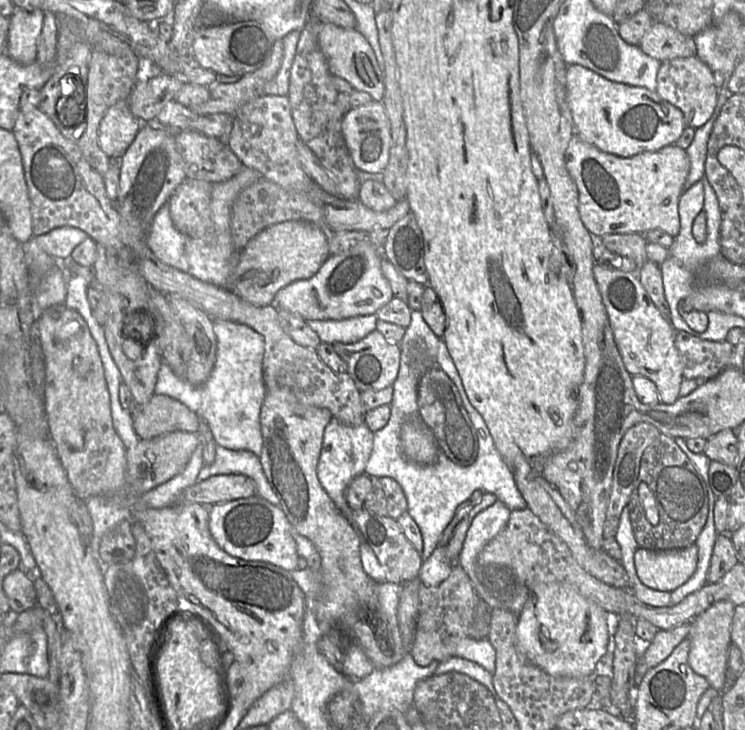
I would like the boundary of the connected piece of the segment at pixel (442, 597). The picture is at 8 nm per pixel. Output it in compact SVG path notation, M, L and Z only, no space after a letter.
M455 563L449 577L438 586L420 586L419 600L416 631L410 653L417 664L428 666L455 656L458 643L470 637L469 629L480 597L464 569Z

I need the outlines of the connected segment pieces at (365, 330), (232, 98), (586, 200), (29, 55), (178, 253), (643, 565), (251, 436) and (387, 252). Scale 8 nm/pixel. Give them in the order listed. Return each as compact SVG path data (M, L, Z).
M375 314L355 316L342 320L306 320L321 342L350 344L358 342L376 329Z
M276 40L268 62L259 70L243 76L236 83L216 82L208 87L209 100L193 108L198 115L234 115L244 104L261 96L265 84L277 74L283 58L283 41Z
M575 133L565 152L565 163L577 186L581 220L594 237L634 232L645 234L653 229L664 230L672 236L679 233L679 202L690 171L686 149L672 144L659 150L622 157L601 151Z
M14 8L10 16L6 53L16 62L28 65L36 61L45 13L41 9Z
M243 165L241 170L227 181L212 183L211 217L213 227L207 230L203 239L191 238L181 233L170 216L168 201L155 214L146 235L146 246L162 263L185 272L201 281L230 290L231 274L239 262L239 253L232 243L230 219L232 207L242 190L262 176Z
M695 543L686 548L669 550L639 547L634 559L641 582L655 590L672 592L695 573L698 547Z
M213 320L213 330L217 339L216 359L207 381L199 386L193 385L187 379L177 377L163 361L157 375L155 394L174 398L197 413L200 419L209 425L216 444L230 450L248 450L259 457L263 444L260 412L267 392L262 367L265 353L264 338L245 324L226 320Z
M412 212L407 213L388 230L382 254L408 281L428 284L424 239Z

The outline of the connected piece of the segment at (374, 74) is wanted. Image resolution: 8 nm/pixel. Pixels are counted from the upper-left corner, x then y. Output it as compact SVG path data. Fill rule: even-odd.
M323 23L318 42L327 59L331 75L346 80L354 89L368 93L375 101L383 100L384 75L378 66L372 47L357 29L346 29L331 23Z

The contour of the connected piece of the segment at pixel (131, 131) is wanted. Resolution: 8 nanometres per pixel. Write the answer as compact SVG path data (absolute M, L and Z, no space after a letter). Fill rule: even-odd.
M127 99L111 106L104 115L98 131L101 150L111 160L120 160L134 141L141 122L131 113Z

